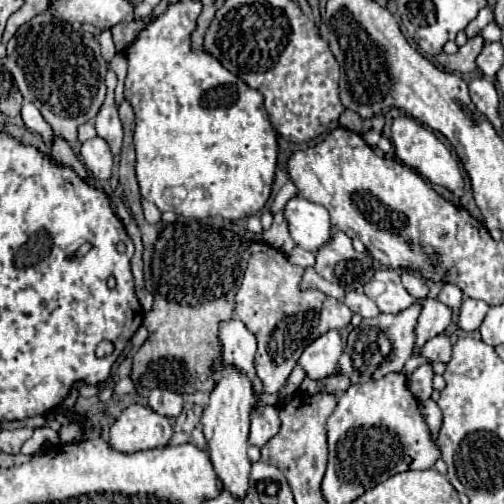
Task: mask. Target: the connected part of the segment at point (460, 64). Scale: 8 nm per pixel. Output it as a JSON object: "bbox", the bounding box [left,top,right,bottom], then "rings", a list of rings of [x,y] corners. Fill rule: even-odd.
{"bbox":[436,35,484,73],"rings":[[[480,35],[472,37],[466,41],[466,45],[462,45],[458,49],[458,53],[448,55],[448,53],[440,53],[436,57],[436,61],[446,69],[446,71],[456,71],[456,73],[472,73],[476,71],[476,57],[484,47],[484,39]]]}

